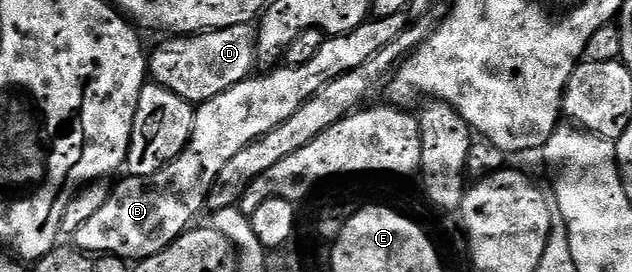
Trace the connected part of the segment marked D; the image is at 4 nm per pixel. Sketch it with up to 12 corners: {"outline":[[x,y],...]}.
{"outline":[[251,24],[176,35],[150,77],[193,103],[257,68]]}

